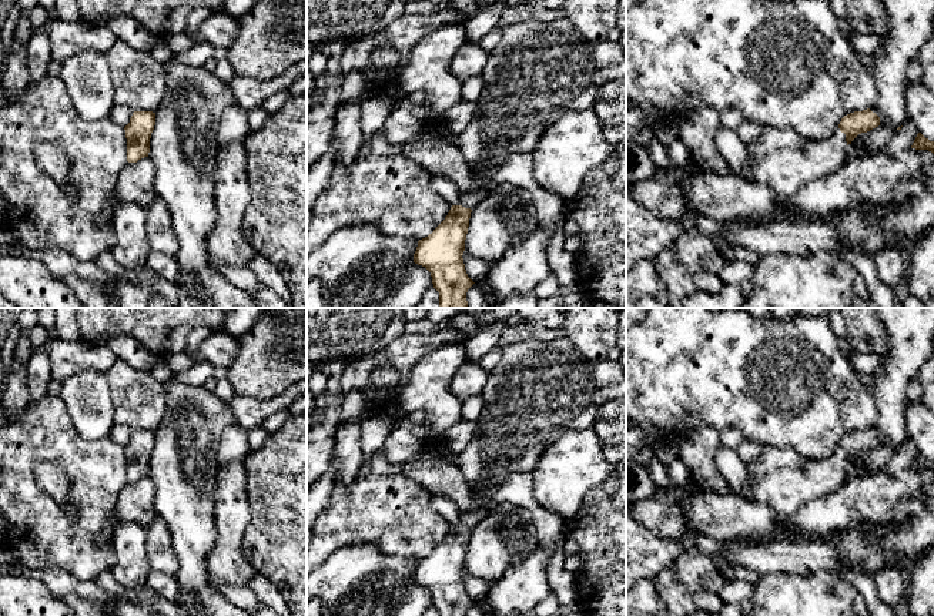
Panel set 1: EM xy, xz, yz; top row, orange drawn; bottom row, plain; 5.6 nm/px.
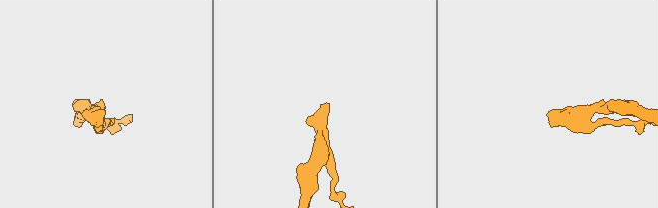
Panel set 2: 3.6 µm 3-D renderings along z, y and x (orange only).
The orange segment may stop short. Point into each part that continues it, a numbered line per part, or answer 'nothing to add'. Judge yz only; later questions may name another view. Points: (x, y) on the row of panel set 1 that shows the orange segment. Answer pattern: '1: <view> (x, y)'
1: yz (783, 160)

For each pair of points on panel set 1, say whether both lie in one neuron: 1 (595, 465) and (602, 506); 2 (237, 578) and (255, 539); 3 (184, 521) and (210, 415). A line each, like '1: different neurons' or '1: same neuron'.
1: different neurons
2: different neurons
3: same neuron

